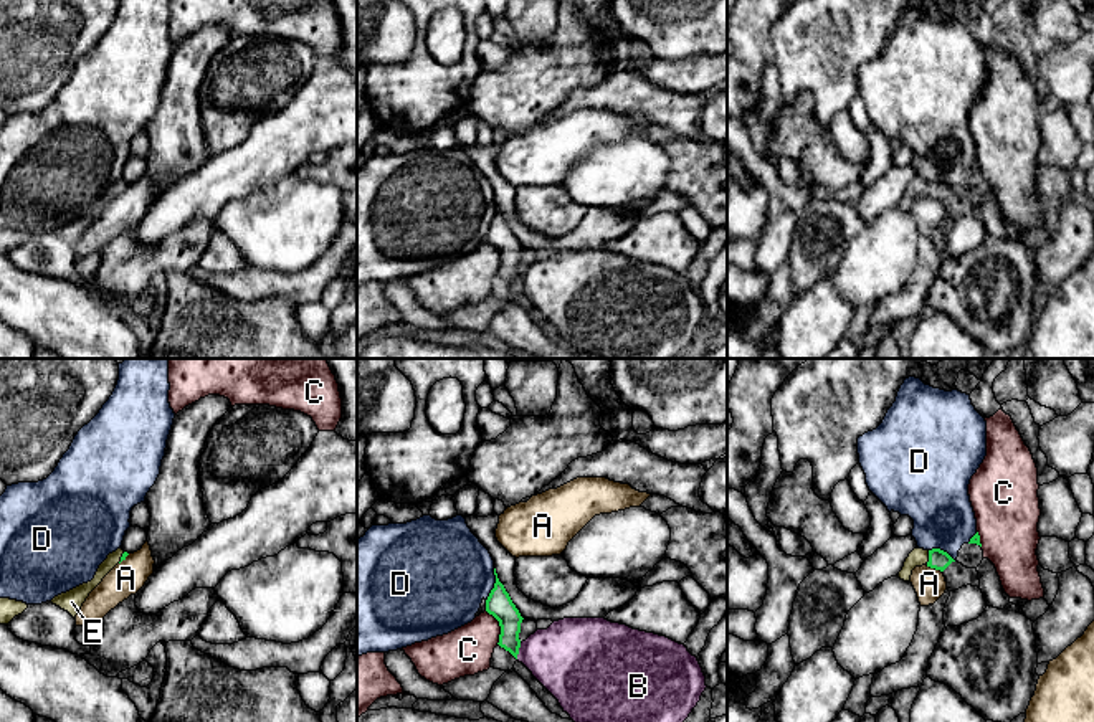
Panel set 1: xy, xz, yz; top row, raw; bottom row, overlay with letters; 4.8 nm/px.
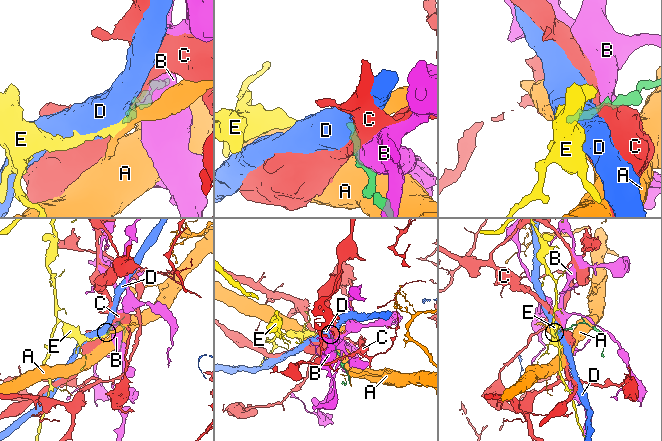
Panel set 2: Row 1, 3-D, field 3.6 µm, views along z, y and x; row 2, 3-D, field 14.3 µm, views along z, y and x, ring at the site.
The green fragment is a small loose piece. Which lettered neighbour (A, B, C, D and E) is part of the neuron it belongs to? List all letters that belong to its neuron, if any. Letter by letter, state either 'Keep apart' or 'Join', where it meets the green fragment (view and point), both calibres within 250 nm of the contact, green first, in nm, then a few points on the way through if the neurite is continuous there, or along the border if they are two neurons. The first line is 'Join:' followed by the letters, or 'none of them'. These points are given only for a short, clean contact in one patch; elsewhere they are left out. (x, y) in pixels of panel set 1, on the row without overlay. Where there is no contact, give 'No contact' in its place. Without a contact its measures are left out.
Join: E
A: Keep apart. Touches green at yz (934, 197). Thickness 100 nm (green) against 160 nm
B: Keep apart. Touches green at xz (518, 281). Thickness 120 nm (green) against 360 nm. Boundary: xz (521, 273), (516, 288)
C: Keep apart. Touches green at xz (499, 255). Thickness 120 nm (green) against 240 nm. Boundary: xz (486, 240), (498, 251), (498, 273)
D: Keep apart. Touches green at xz (494, 215). Thickness 120 nm (green) against 440 nm. Boundary: xz (494, 199), (494, 217), (486, 230)
E: Join. Touches green at yz (929, 187). Thickness 100 nm (green) against 90 nm. Path across: yz (937, 189), (929, 187), (918, 187)

